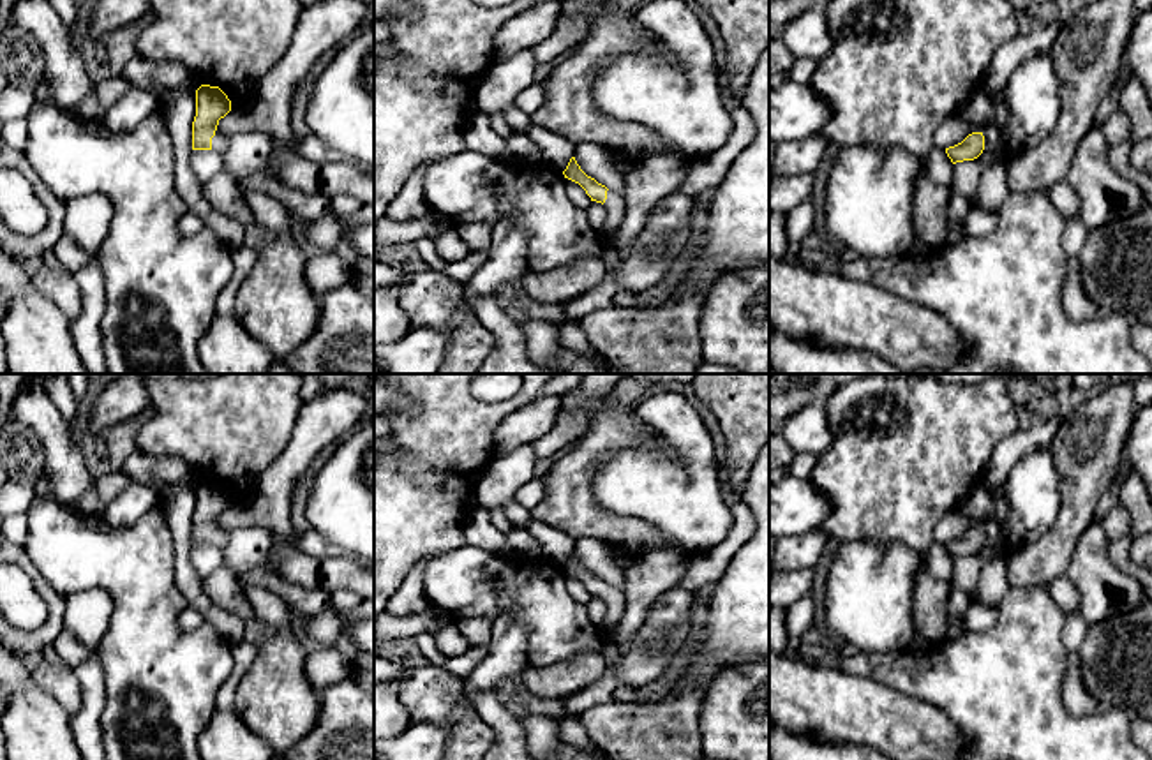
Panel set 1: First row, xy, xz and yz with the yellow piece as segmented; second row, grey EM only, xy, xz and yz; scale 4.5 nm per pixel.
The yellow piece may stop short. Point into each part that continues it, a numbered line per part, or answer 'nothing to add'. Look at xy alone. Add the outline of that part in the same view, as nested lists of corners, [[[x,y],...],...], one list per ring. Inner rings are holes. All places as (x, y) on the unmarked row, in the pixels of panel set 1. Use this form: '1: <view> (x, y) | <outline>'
1: xy (219, 536) | [[[215,527],[215,531],[212,533],[212,545],[224,548],[228,543],[228,533],[224,529]]]

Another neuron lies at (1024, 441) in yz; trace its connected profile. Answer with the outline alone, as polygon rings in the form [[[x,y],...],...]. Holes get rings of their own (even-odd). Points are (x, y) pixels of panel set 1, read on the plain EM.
[[[1048,411],[1048,414],[1041,421],[1036,421],[1030,428],[1018,428],[1002,439],[995,446],[984,467],[981,476],[983,485],[990,492],[995,492],[1023,457],[1051,446],[1060,423],[1062,418]]]

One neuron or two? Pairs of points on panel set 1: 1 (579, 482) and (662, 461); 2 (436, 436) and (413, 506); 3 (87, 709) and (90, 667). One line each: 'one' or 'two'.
1: two
2: one
3: one

